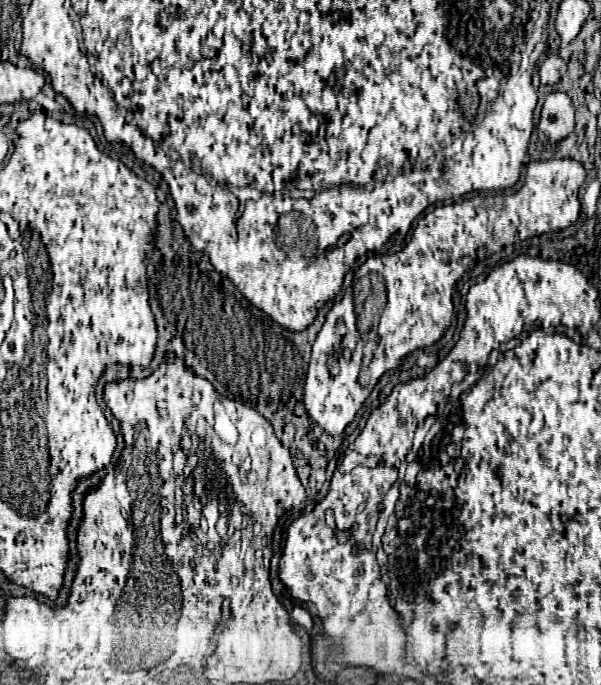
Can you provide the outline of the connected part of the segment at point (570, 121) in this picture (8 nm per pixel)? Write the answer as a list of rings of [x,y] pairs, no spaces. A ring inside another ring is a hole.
[[[564,92],[548,94],[542,106],[542,118],[536,128],[542,144],[556,144],[574,130],[574,108],[572,100]]]

